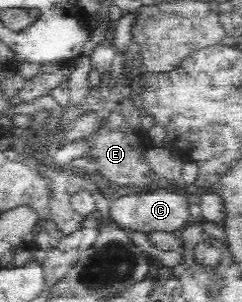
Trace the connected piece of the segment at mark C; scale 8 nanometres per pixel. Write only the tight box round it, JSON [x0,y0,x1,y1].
[110,187,192,235]

